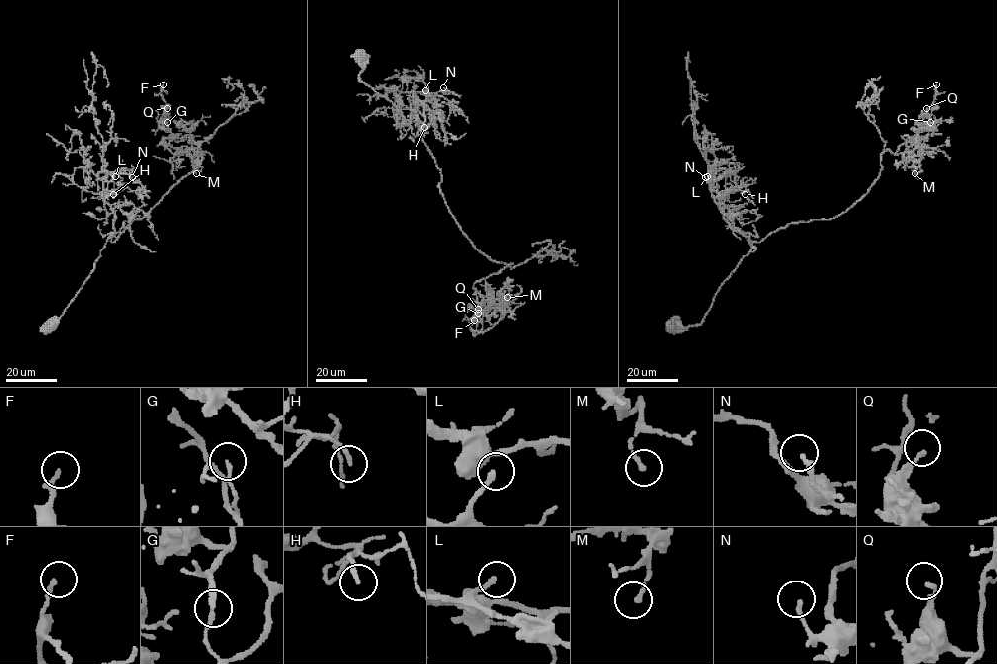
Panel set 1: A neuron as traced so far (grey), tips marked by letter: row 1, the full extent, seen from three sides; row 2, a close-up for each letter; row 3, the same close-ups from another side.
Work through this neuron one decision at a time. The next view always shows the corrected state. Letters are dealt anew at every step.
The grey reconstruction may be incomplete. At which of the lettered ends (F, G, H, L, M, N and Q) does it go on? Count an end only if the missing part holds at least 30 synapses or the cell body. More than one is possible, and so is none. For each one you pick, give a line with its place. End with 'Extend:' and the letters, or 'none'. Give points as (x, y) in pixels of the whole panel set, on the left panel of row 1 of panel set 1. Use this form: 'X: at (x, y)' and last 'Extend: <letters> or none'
L: at (115, 176)
Extend: L

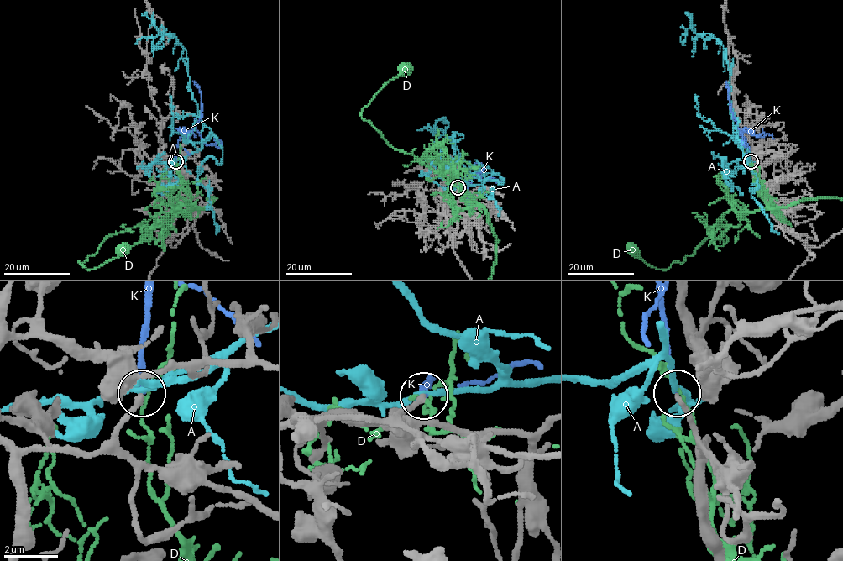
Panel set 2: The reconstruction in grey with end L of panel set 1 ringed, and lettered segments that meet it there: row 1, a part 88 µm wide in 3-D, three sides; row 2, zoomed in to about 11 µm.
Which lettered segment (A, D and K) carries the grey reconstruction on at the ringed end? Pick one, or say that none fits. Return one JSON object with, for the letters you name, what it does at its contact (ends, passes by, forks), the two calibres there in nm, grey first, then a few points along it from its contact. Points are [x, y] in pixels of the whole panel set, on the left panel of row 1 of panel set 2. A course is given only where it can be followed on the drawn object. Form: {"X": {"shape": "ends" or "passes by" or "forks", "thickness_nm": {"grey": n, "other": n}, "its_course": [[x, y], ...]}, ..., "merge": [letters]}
{"K": {"shape": "ends", "thickness_nm": {"grey": 160, "other": 160}, "its_course": [[175, 161], [180, 137], [190, 132], [201, 117], [201, 91], [193, 81]]}, "merge": ["K"]}

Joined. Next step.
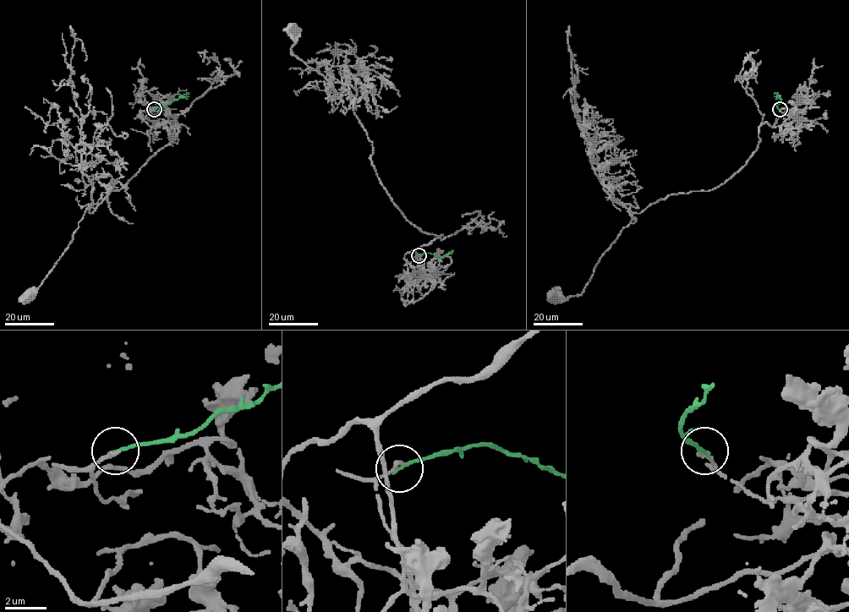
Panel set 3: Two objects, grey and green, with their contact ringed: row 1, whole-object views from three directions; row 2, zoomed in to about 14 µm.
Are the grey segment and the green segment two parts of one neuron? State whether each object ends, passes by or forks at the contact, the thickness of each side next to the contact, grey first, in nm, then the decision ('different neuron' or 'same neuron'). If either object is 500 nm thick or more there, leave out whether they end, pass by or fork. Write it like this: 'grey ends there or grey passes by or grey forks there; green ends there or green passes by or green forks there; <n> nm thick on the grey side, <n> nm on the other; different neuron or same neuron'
grey ends there; green ends there; 200 nm thick on the grey side, 150 nm on the other; same neuron

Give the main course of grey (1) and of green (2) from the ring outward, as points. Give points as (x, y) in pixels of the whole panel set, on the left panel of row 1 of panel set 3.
1: (154, 108), (139, 117), (175, 124), (178, 136), (87, 209), (28, 297)
2: (154, 108), (170, 104), (187, 93)

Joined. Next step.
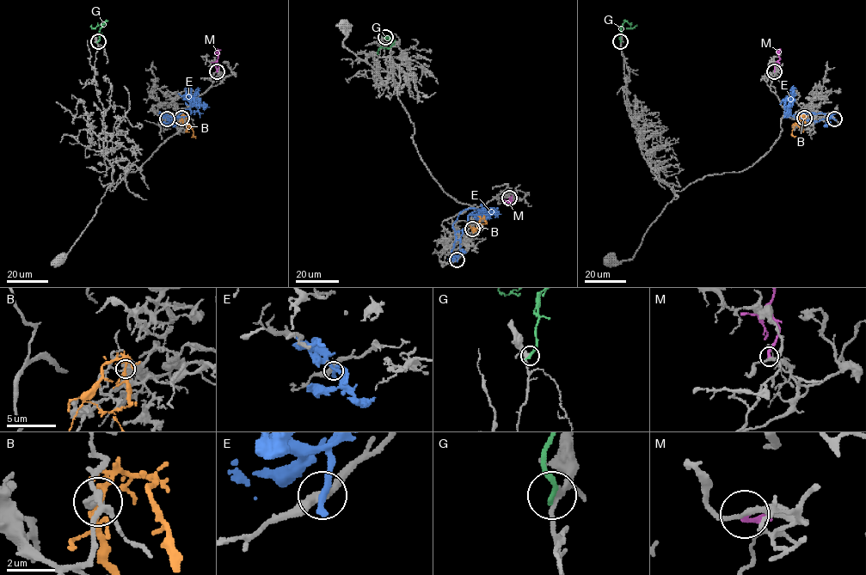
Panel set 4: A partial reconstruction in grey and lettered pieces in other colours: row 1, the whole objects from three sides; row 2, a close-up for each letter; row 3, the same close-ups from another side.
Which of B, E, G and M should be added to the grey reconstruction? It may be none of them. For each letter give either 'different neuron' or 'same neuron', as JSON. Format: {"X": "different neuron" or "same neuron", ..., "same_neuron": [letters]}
{"B": "different neuron", "E": "different neuron", "G": "different neuron", "M": "same neuron", "same_neuron": ["M"]}

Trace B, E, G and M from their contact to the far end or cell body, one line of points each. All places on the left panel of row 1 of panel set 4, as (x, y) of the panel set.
B: (181, 118), (187, 116), (195, 137)
E: (167, 119), (169, 121), (183, 110), (202, 106), (199, 106), (187, 95), (178, 94)
G: (98, 41), (100, 28), (106, 21), (94, 28), (91, 26)
M: (217, 71), (218, 49)

